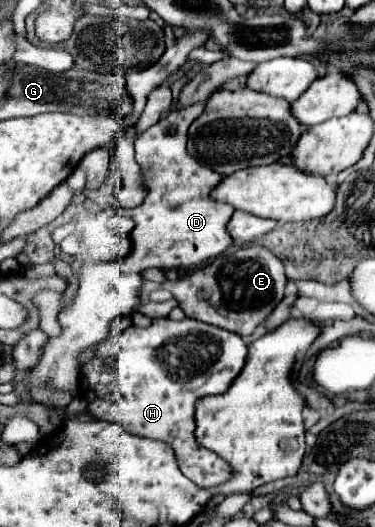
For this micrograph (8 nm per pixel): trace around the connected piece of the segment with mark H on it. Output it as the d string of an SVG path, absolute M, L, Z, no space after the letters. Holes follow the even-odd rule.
M157 318L149 328L129 326L117 338L111 338L105 344L101 344L97 358L85 364L81 370L79 396L87 402L89 412L97 420L109 420L119 424L129 434L137 434L143 438L153 438L169 444L175 450L181 472L197 486L209 488L229 480L231 470L223 458L203 448L195 440L195 404L205 396L225 394L233 384L233 380L237 378L237 374L241 374L245 366L245 358L247 358L247 344L243 342L241 336L229 330L221 330L217 326L209 326L203 322L193 322L189 318L181 322L173 322L169 318ZM109 356L116 358L113 368L107 368L105 364L105 358Z

